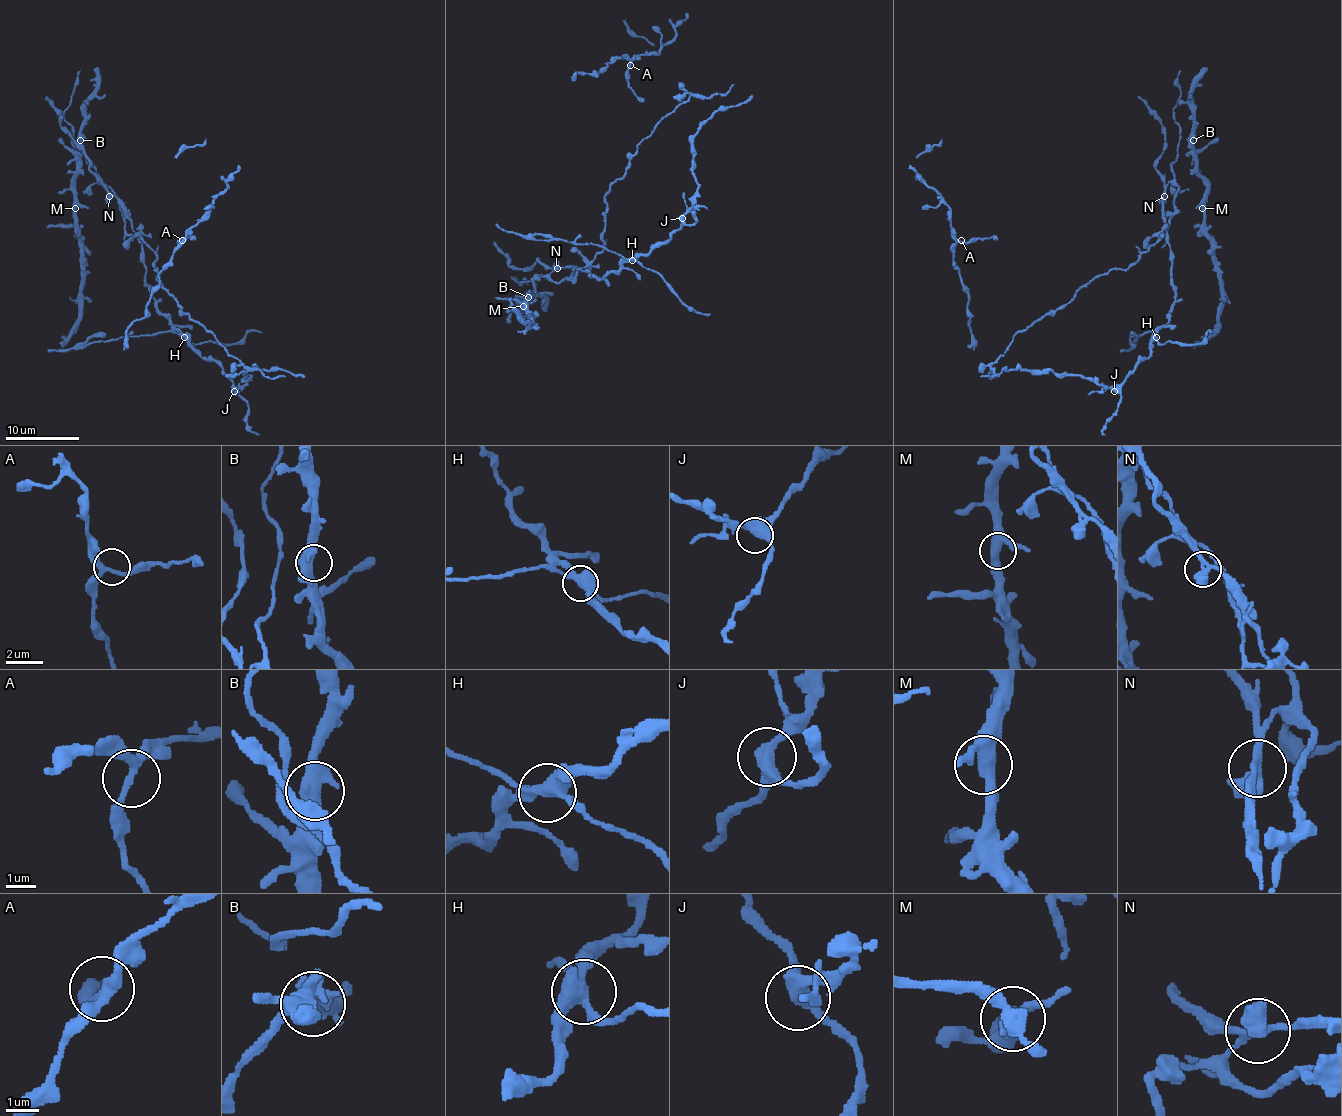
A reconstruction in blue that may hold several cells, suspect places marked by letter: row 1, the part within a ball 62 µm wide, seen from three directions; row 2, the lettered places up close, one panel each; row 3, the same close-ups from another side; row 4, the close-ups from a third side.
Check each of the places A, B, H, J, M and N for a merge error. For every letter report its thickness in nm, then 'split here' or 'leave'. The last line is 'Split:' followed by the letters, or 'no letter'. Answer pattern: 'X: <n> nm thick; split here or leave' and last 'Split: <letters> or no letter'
A: 240 nm thick; leave
B: 440 nm thick; leave
H: 440 nm thick; split here
J: 400 nm thick; leave
M: 420 nm thick; leave
N: 380 nm thick; split here
Split: H, N

